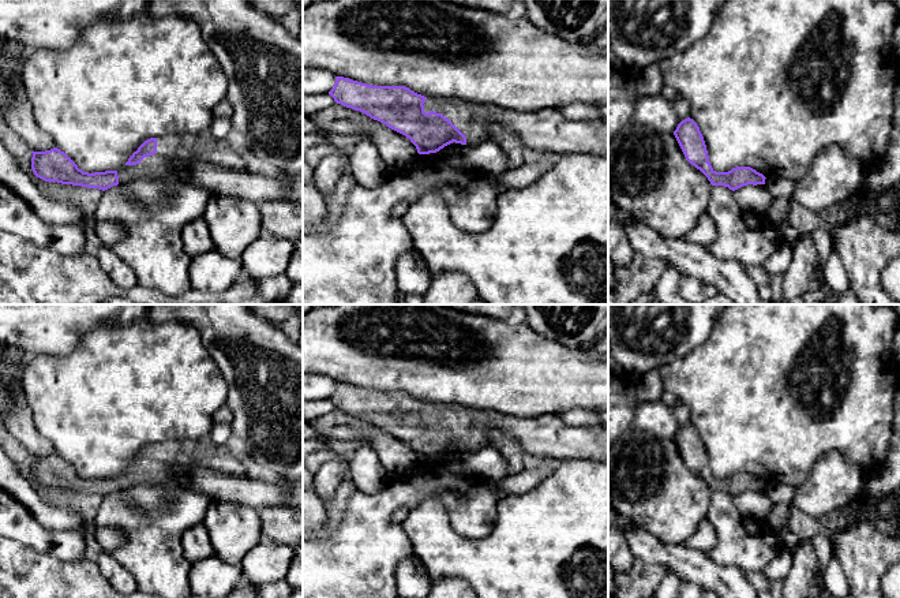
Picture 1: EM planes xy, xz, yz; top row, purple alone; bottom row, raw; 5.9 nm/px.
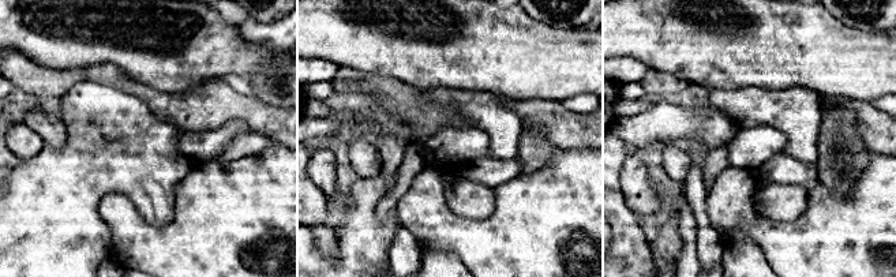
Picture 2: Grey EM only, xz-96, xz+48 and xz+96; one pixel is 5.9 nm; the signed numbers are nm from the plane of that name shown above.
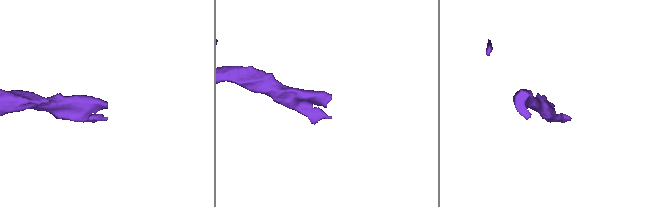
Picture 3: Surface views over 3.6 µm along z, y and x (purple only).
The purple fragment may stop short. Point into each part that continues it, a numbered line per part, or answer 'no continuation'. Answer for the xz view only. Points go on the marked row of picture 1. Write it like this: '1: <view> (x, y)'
1: xz (547, 130)

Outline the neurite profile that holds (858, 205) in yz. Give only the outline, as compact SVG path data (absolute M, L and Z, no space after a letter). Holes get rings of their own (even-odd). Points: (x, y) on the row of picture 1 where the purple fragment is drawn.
M858 191L847 201L839 203L839 208L847 213L847 220L850 221L862 216L873 216L878 213L875 203L884 194L880 191L873 195L865 195Z

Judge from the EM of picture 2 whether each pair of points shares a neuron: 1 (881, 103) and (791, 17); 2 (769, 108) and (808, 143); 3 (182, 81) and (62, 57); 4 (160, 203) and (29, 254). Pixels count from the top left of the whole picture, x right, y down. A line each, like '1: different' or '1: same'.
1: different
2: same
3: same
4: same

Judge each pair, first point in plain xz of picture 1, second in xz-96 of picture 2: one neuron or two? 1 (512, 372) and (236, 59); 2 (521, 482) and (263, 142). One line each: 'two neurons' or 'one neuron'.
1: one neuron
2: one neuron

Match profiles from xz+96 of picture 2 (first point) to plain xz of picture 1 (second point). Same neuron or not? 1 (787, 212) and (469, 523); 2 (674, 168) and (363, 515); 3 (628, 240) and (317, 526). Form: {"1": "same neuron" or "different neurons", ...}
{"1": "same neuron", "2": "different neurons", "3": "same neuron"}

